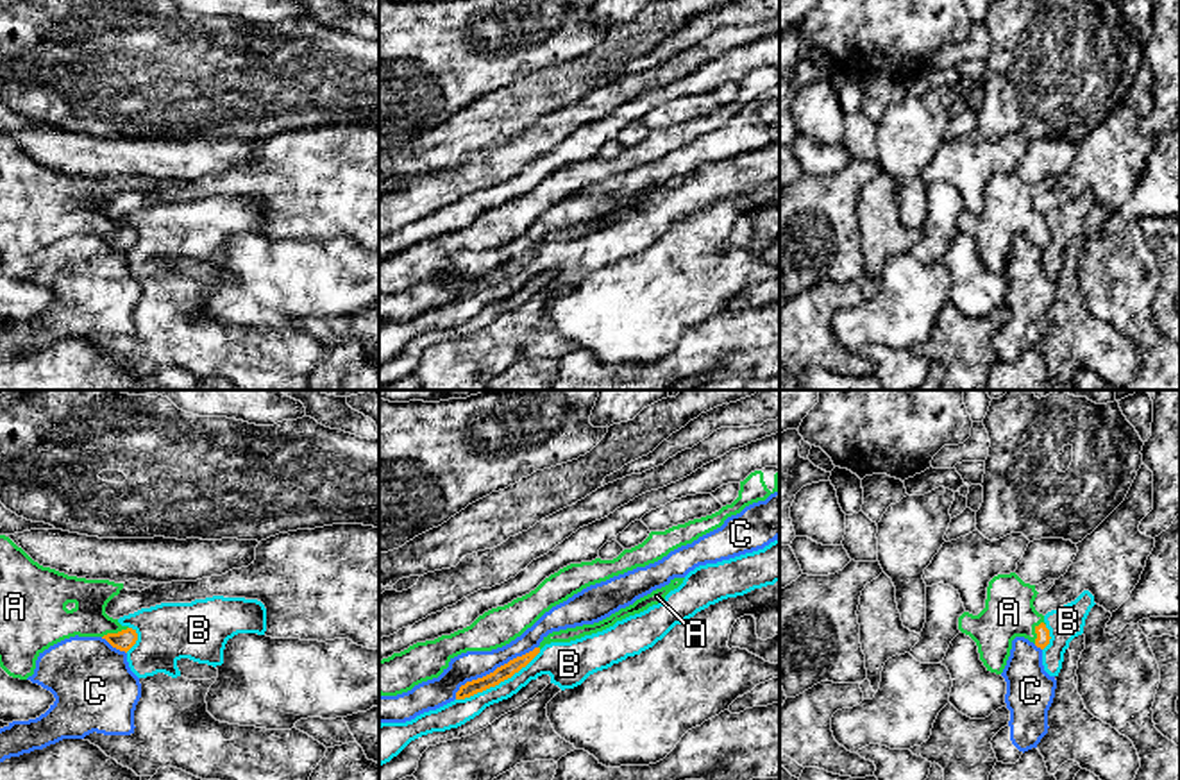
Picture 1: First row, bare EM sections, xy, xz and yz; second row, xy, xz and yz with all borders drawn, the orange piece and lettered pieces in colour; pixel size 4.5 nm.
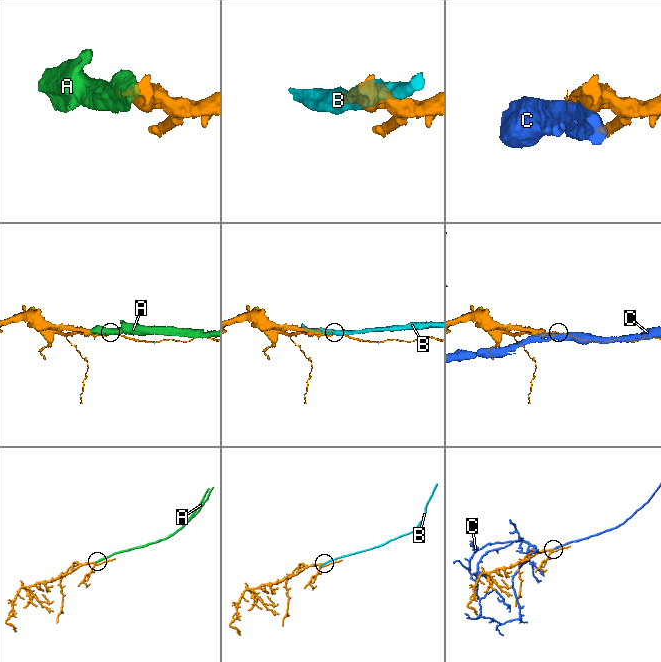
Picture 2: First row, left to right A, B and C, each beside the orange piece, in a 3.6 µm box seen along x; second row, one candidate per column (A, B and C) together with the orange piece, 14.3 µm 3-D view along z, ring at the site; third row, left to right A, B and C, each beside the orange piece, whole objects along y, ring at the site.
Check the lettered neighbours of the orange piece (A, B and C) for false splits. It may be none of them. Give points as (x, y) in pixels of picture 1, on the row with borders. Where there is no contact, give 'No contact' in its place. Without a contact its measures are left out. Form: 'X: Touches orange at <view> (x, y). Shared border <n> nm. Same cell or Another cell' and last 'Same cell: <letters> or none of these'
A: Touches orange at yz (1036, 632). Shared border 110 nm. Same cell
B: Touches orange at xz (497, 684). Shared border 440 nm. Another cell
C: Touches orange at xz (494, 671). Shared border 440 nm. Another cell
Same cell: A

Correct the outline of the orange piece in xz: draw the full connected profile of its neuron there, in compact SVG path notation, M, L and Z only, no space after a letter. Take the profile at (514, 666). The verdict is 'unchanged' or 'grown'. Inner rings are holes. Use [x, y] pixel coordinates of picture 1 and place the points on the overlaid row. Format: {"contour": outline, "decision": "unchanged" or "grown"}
{"contour": "M535 648L533 651L522 655L522 657L517 657L517 658L510 660L508 664L497 667L493 673L490 673L483 678L467 682L456 692L456 699L465 699L477 692L483 692L490 687L499 685L501 682L511 678L515 673L518 673L522 667L526 667L538 653L540 653L540 648Z", "decision": "unchanged"}

